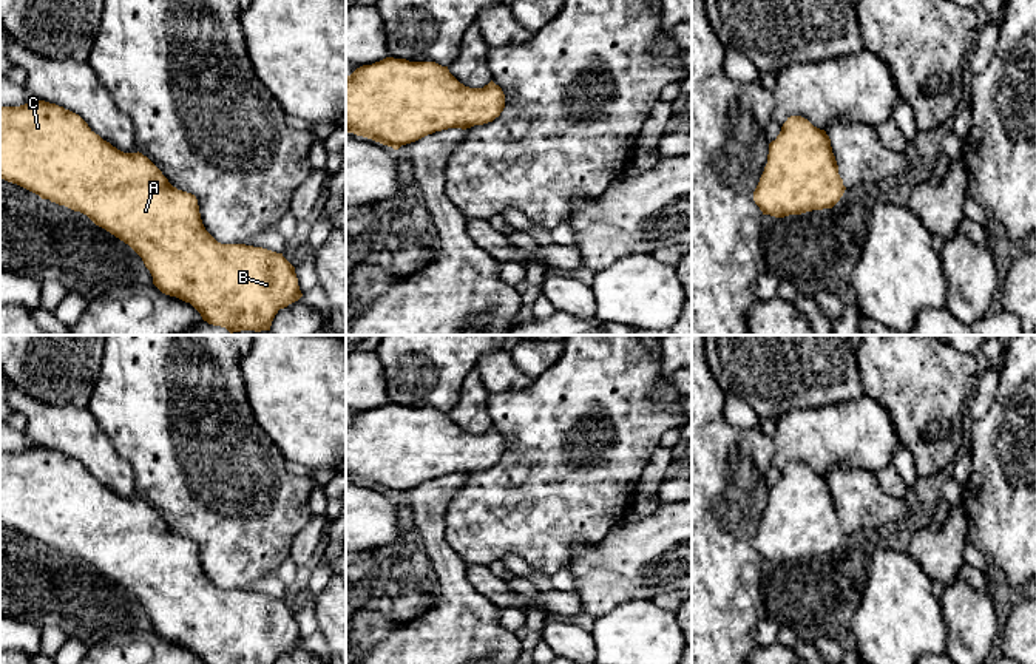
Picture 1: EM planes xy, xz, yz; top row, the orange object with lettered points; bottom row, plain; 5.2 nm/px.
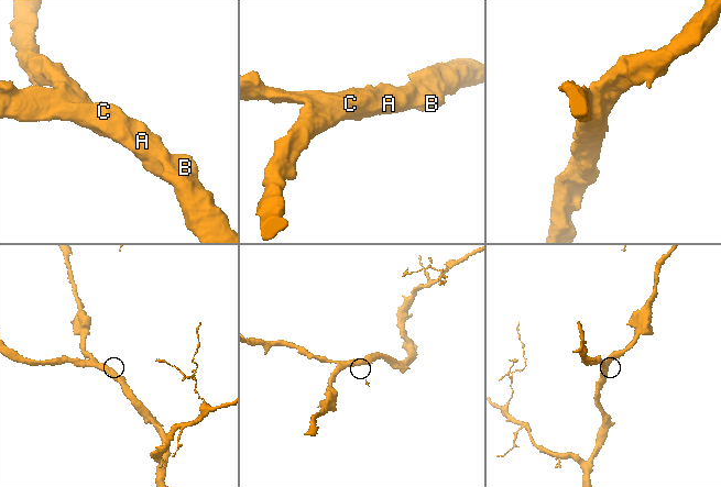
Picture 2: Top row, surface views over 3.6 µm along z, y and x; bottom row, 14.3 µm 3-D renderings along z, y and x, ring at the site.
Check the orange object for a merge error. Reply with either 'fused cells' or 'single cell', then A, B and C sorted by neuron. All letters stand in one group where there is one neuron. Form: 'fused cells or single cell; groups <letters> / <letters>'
single cell; groups A B C

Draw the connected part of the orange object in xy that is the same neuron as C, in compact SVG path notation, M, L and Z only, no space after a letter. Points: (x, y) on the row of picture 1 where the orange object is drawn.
M56 103L0 105L0 178L86 215L142 258L162 293L190 303L204 321L230 334L270 330L278 310L303 296L283 253L218 242L202 224L195 195L173 187L142 153L117 150Z

